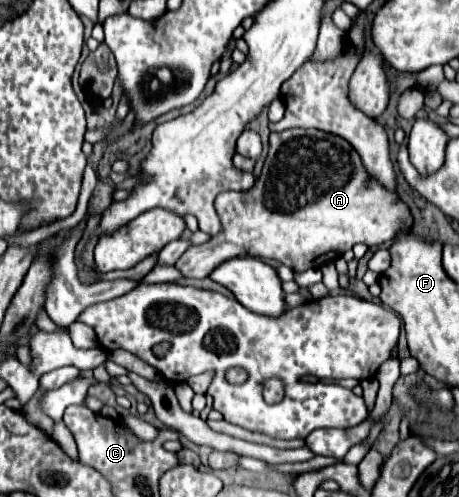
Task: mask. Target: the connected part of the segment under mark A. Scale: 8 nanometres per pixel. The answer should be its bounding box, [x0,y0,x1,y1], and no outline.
[174,128,412,278]

